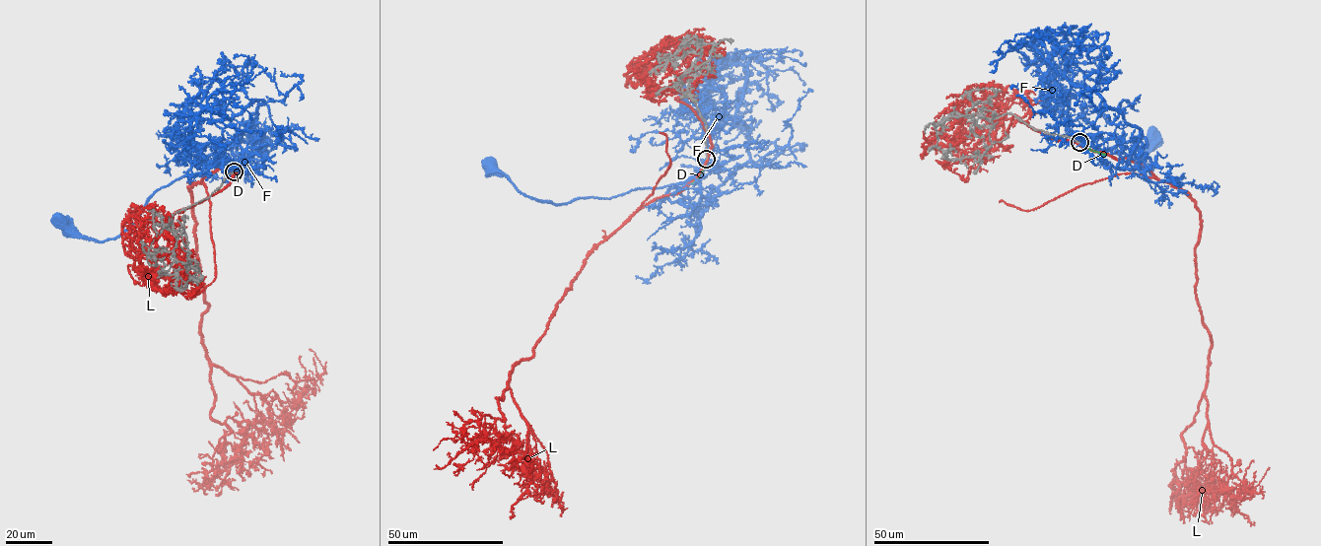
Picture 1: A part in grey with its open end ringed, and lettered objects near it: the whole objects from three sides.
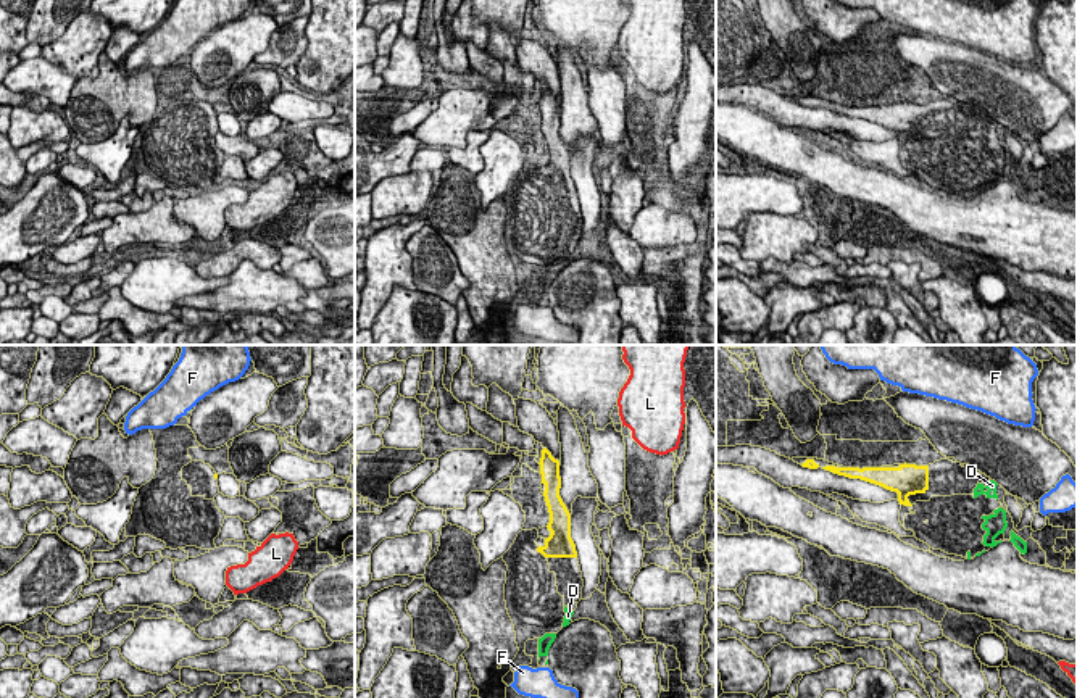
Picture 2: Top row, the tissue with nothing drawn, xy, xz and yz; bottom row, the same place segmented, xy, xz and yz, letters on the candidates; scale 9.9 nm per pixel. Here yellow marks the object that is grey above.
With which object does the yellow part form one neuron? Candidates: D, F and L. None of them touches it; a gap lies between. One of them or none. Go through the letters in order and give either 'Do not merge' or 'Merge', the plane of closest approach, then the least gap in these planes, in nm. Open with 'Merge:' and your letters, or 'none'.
Merge: D
D: Merge. Closest in yz. Distance 460 nm
F: Do not merge. Closest in yz. Distance 700 nm
L: Do not merge. Closest in xz. Distance 750 nm

